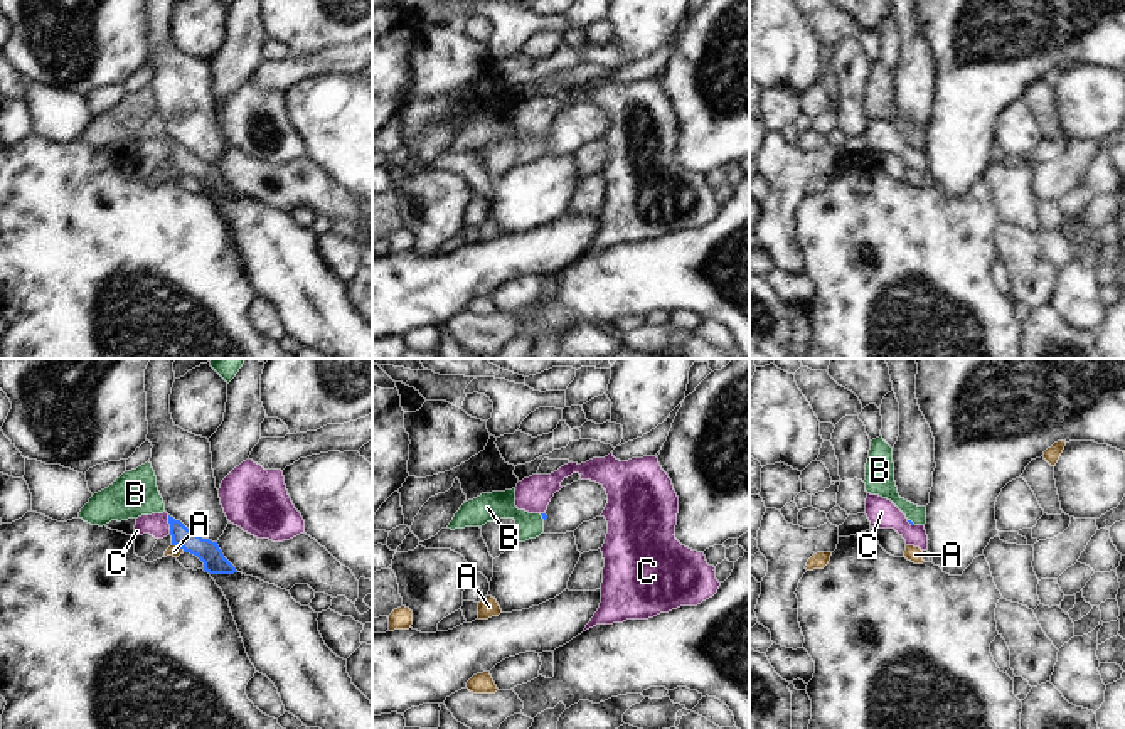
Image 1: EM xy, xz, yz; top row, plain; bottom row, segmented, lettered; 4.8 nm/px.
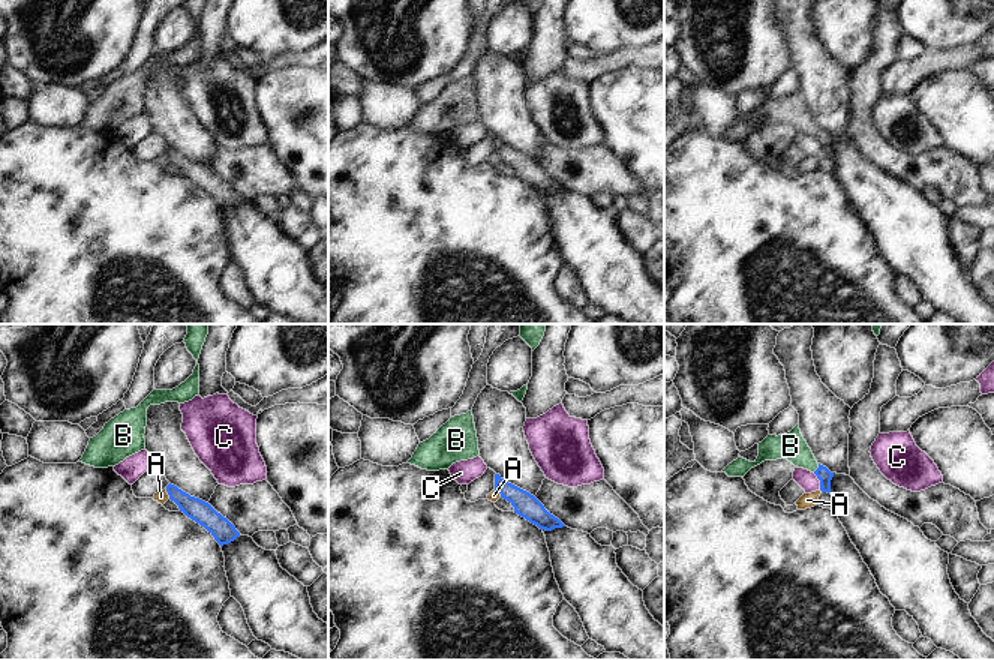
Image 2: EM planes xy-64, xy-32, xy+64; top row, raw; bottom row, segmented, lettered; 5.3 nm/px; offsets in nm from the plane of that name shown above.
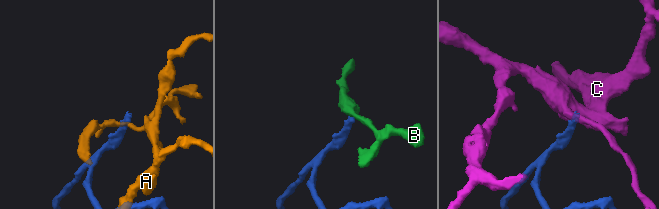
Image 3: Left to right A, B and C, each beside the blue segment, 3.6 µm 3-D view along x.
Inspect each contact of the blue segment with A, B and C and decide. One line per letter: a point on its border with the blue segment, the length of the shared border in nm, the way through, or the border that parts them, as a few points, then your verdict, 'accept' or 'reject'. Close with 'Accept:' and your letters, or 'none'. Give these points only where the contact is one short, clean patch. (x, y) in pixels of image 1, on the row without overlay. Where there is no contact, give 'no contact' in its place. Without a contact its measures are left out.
A: meets blue in xy at (179, 169); contact 70 nm long; border along xy (172, 167), (184, 174); reject
B: meets blue in yz at (910, 143); contact 50 nm long; runs through yz (908, 143), (910, 143), (910, 135), (879, 101); accept
C: meets blue in xy at (169, 145); contact 90 nm long; border along xy (167, 138), (170, 155); reject
Accept: B

